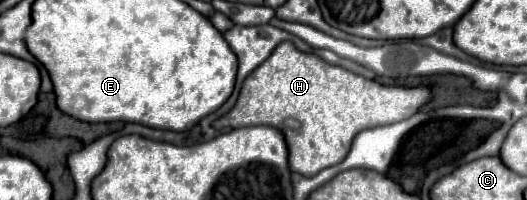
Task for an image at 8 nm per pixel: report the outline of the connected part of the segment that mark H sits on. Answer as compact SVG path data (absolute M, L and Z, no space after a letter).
M283 41L263 65L245 77L235 107L217 119L213 127L277 127L289 147L291 171L309 177L343 161L359 131L403 121L425 105L429 97L431 91L427 87L387 87L343 67L329 65L317 55L301 53L293 43Z

